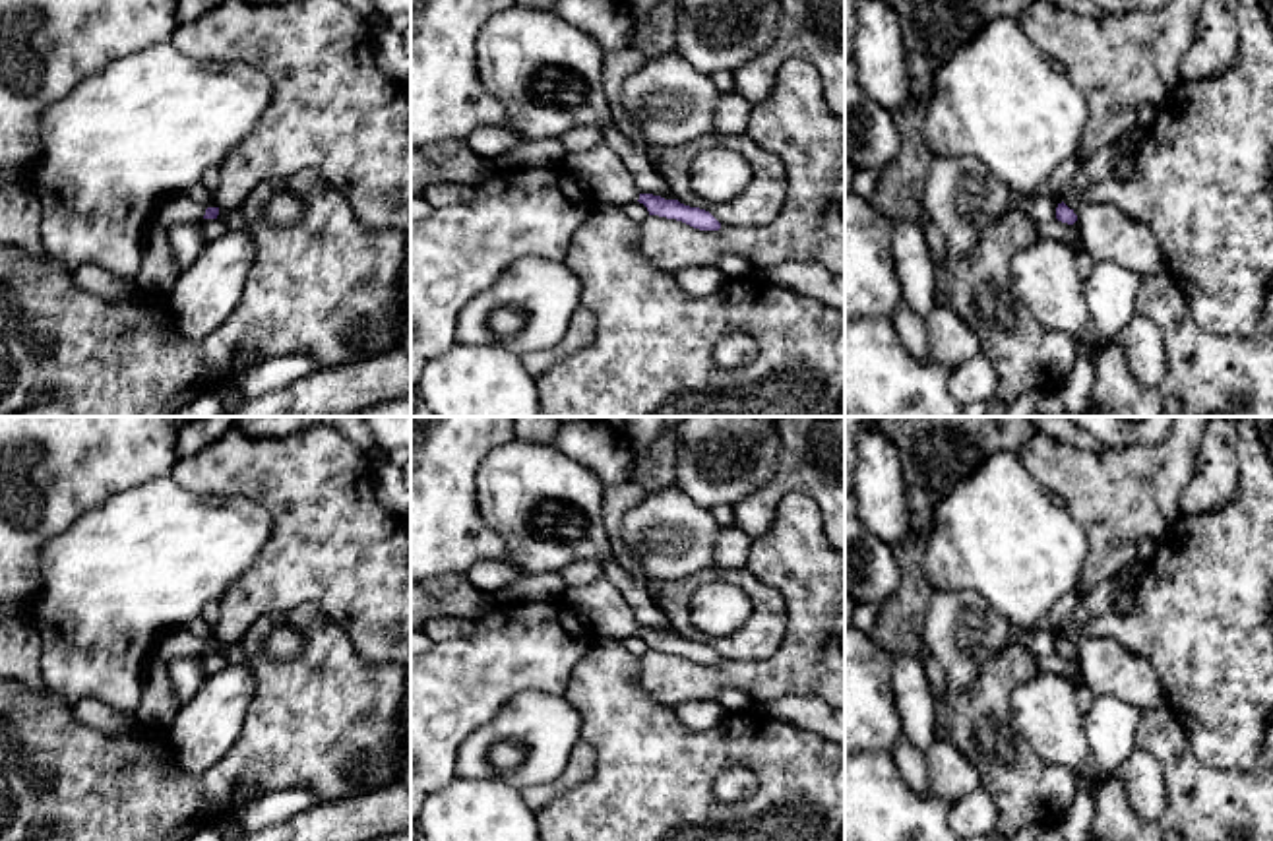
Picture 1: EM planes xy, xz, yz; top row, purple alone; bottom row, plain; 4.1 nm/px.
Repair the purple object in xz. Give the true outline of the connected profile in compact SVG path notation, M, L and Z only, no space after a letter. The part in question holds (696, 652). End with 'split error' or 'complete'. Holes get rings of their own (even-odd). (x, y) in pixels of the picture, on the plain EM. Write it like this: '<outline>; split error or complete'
M639 628L637 636L647 641L649 649L676 653L699 665L721 663L721 657L709 645L684 639L678 634L665 634L653 628Z; complete

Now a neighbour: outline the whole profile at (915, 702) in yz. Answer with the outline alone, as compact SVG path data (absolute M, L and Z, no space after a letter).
M893 657L891 692L903 734L926 750L936 740L938 700L918 659Z

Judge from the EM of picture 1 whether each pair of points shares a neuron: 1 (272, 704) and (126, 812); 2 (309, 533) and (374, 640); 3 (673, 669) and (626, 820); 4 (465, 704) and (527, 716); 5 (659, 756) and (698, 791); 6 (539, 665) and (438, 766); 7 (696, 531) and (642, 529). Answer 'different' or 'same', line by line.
1: same
2: same
3: different
4: different
5: same
6: same
7: same

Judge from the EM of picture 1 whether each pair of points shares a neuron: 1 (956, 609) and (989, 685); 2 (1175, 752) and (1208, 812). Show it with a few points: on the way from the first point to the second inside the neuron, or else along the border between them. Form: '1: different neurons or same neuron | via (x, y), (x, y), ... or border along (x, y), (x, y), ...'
1: different neurons | border along (1008, 642), (967, 686), (946, 696)
2: same neuron | via (1180, 768), (1198, 797)

